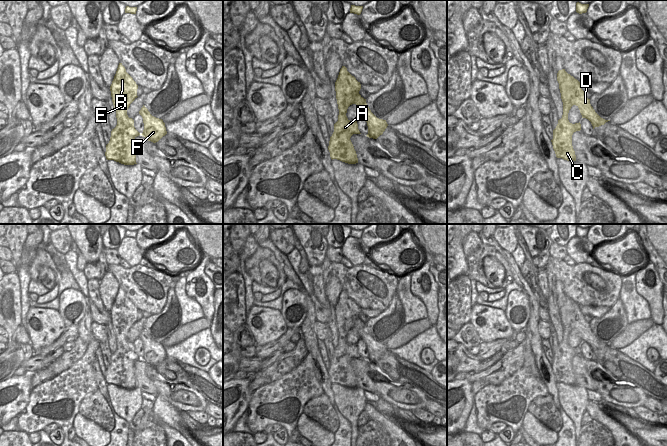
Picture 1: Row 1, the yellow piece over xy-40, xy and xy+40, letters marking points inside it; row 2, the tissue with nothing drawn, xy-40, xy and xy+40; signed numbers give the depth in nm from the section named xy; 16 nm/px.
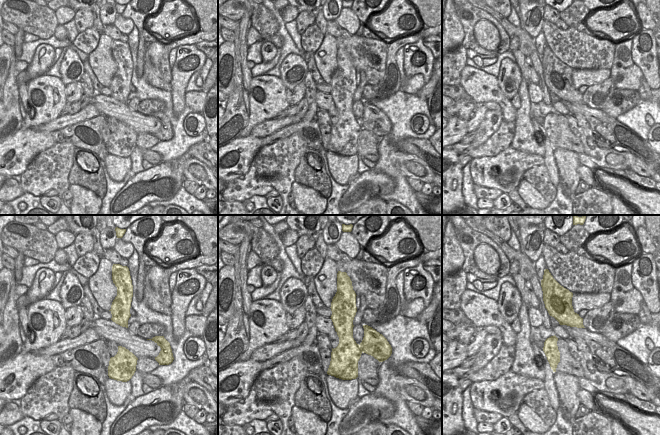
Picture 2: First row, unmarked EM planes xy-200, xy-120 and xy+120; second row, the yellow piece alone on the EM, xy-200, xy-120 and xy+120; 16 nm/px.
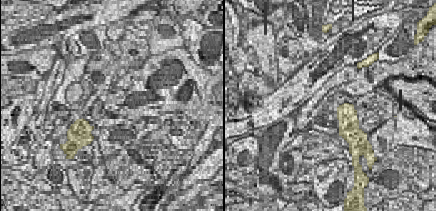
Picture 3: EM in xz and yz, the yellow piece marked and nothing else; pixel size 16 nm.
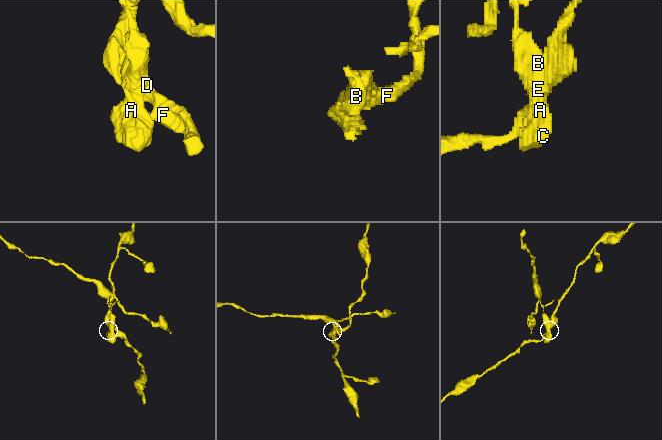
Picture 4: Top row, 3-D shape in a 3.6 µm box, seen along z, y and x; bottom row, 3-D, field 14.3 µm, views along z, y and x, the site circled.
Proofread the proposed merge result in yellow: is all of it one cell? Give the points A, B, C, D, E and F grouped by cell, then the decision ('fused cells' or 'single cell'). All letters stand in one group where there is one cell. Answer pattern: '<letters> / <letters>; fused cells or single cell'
A B C E / D F; fused cells

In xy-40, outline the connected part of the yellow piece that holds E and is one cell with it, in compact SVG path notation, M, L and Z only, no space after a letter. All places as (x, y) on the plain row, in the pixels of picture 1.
M119 287L110 310L117 349L111 355L105 380L107 384L114 384L124 389L137 388L134 363L142 359L135 353L134 344L127 339L130 328L138 321L137 313L136 306L126 296L122 287Z

